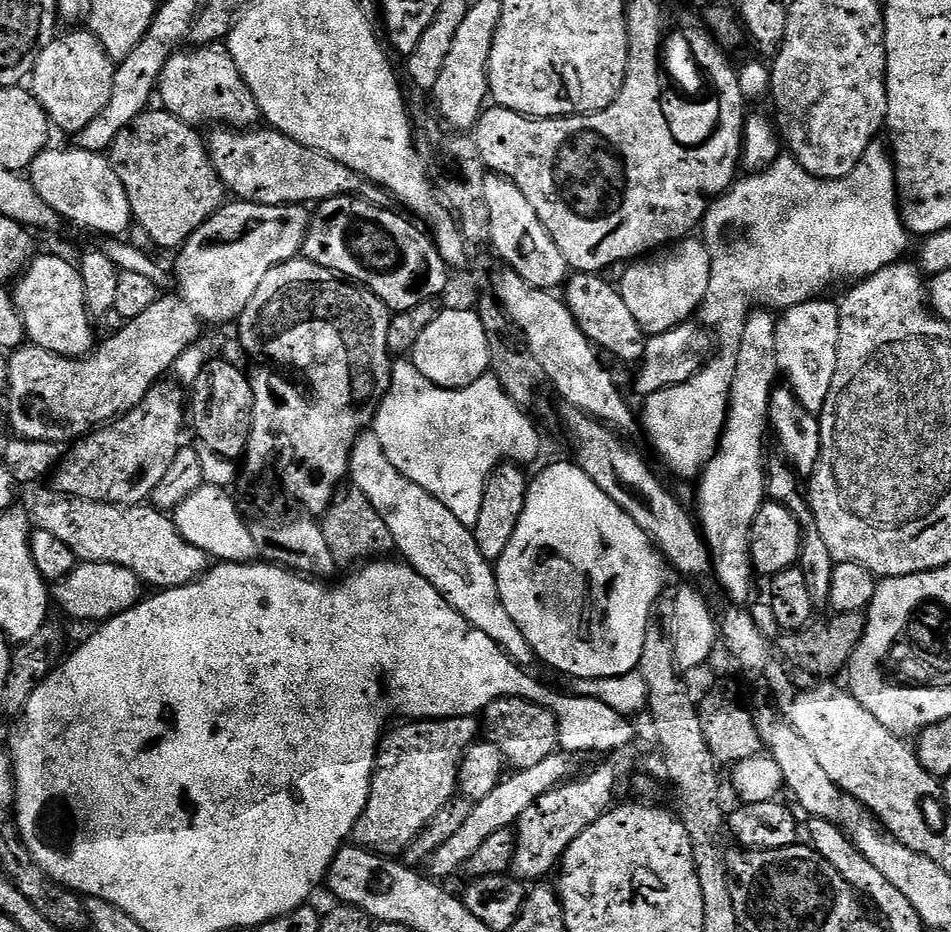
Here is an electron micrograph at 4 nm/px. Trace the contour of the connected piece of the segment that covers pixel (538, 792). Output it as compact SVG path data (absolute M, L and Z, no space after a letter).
M554 754L550 758L542 758L538 766L521 768L505 775L500 785L490 790L490 794L486 794L486 798L473 803L470 818L466 818L466 823L458 829L458 834L442 842L442 846L438 846L438 850L432 853L430 865L432 864L433 873L431 872L431 875L444 878L440 876L452 876L456 871L459 873L464 863L478 851L478 846L482 846L482 842L490 838L490 834L498 834L498 830L512 828L516 821L522 818L522 814L526 814L527 808L534 806L534 802L542 798L542 794L546 794L551 788L560 787L573 775L570 761L572 760L567 755Z

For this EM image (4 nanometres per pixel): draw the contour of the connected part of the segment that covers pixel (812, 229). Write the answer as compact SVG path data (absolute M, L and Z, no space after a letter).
M873 142L869 146L866 154L862 154L862 158L858 162L856 169L845 180L817 180L815 176L811 176L790 154L781 154L767 168L757 171L755 174L748 175L752 176L746 177L745 180L743 178L737 179L727 192L724 192L712 201L711 206L706 210L702 225L702 233L704 232L702 240L703 243L707 244L708 251L712 253L712 261L710 262L710 286L706 286L704 301L700 303L698 320L703 327L708 329L709 333L714 334L719 347L715 349L714 355L709 359L708 363L699 372L694 374L694 378L690 378L678 386L670 386L666 390L658 390L654 394L643 397L642 400L642 404L644 404L644 432L648 435L648 440L652 443L653 450L664 459L665 466L680 480L699 481L702 469L712 460L716 454L717 446L720 445L720 435L728 417L728 399L730 398L730 388L734 382L736 355L740 349L742 332L746 330L746 322L748 321L749 314L761 306L767 306L772 310L777 310L776 308L787 310L807 300L823 297L827 293L824 291L831 284L840 284L843 280L848 280L847 282L866 280L878 270L897 263L903 257L900 255L908 248L908 240L910 241L910 233L904 227L904 219L900 217L900 206L896 198L896 166L889 149L885 145L883 148L880 142Z

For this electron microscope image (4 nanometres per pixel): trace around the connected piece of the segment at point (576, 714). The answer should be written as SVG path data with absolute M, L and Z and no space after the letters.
M544 684L540 688L540 696L535 697L536 704L551 709L555 715L558 746L563 753L575 756L574 754L580 752L596 752L606 756L630 748L629 745L634 738L634 728L627 717L611 709L604 702L589 696L567 695L551 692L549 686Z

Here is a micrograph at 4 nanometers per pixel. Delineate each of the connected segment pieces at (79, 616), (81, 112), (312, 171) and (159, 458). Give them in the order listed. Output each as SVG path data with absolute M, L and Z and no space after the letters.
M85 560L77 563L76 568L66 574L66 578L54 584L55 607L57 604L66 615L76 620L113 620L118 614L140 603L145 596L146 585L138 578L138 574L134 574L134 570L126 570L126 566L114 566L110 562Z
M81 30L68 32L65 36L63 33L42 50L30 77L30 91L59 131L61 128L75 134L90 126L90 122L102 114L102 106L110 102L114 90L113 71L114 61L92 32Z
M227 126L217 127L207 133L208 156L212 159L214 170L218 178L224 183L225 189L235 199L248 200L252 204L299 204L301 206L315 206L322 200L329 200L335 196L359 196L361 200L381 206L389 203L390 197L384 189L374 182L365 180L342 162L334 162L326 154L318 150L310 150L289 136L283 136L271 126L253 126L247 130L237 130Z
M167 382L155 384L146 394L146 398L142 398L142 402L134 406L134 410L75 441L63 453L60 463L56 466L54 481L56 480L56 488L60 491L57 493L103 504L143 505L158 486L158 482L165 478L174 456L181 448L180 435L183 434L184 428L186 432L186 396L185 393L183 396L179 392L180 388L175 383L172 384Z

